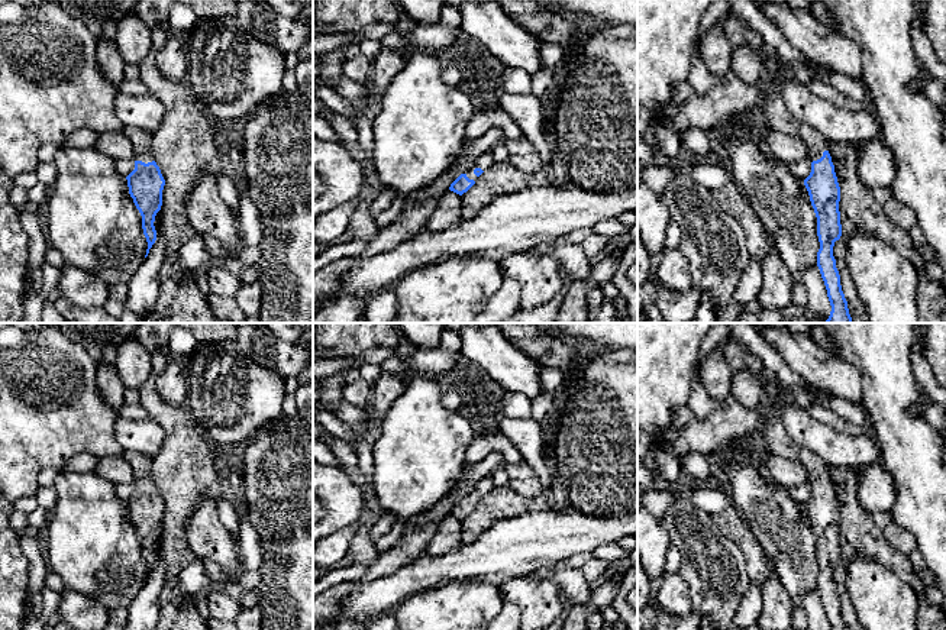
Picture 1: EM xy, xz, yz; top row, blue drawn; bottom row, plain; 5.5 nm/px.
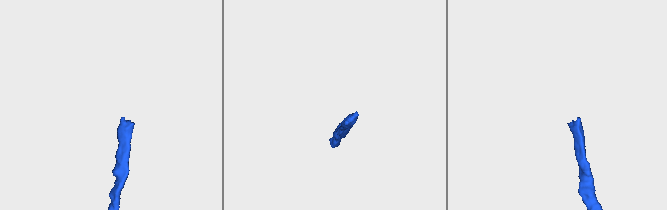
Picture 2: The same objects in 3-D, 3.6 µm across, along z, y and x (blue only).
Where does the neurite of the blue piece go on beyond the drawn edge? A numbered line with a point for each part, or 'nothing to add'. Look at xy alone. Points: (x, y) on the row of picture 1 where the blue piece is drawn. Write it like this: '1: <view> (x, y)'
1: xy (141, 139)

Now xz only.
1: xz (484, 161)

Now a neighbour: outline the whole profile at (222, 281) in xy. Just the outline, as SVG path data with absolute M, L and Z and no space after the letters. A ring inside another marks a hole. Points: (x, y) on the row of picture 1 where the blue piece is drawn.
M216 268L209 272L209 288L210 294L222 297L235 297L242 281L238 274L232 272L227 268Z

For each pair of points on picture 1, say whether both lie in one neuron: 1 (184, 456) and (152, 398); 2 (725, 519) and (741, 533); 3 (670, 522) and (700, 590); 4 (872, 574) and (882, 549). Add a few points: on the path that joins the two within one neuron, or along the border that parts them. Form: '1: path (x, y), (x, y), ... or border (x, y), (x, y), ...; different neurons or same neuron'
1: path (183, 442), (180, 430), (162, 413); same neuron
2: path (729, 522), (736, 529); same neuron
3: path (687, 539), (700, 552), (700, 572); same neuron
4: border (846, 566), (855, 558), (875, 559), (904, 582); different neurons

